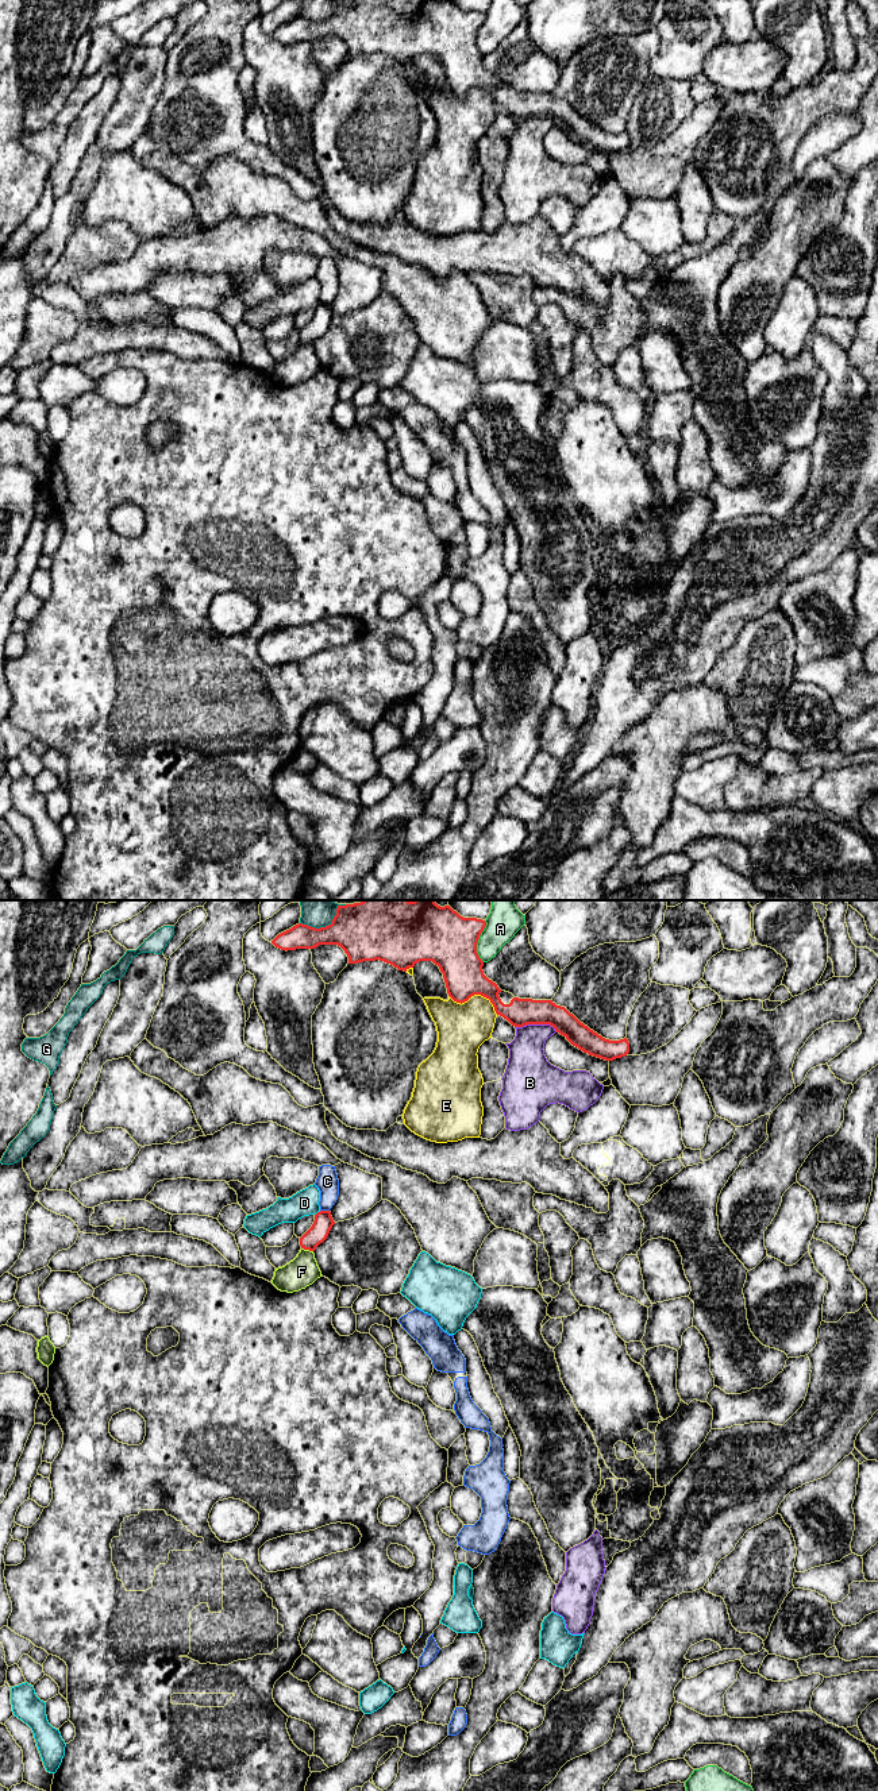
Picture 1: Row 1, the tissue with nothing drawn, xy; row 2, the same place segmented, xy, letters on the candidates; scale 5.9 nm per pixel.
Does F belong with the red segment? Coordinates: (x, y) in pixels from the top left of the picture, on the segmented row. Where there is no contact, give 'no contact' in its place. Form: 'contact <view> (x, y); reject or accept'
contact xy (307, 1249); reject

